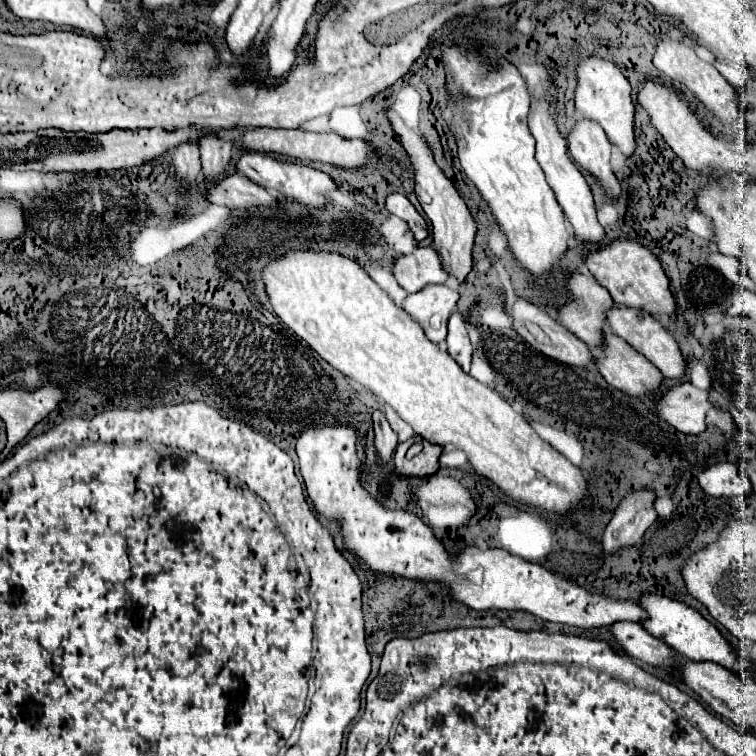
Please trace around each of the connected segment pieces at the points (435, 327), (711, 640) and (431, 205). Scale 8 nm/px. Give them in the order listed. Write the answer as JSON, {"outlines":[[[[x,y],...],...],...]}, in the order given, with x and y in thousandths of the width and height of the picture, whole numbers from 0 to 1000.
{"outlines":[[[[567,376],[552,389],[541,389],[533,410],[557,429],[570,452],[586,452],[591,444],[591,423],[604,405],[607,386],[591,381],[589,376]]],[[[848,783],[845,791],[843,791],[843,799],[848,799],[848,804],[853,804],[853,810],[856,810],[856,817],[848,820],[845,825],[861,841],[869,841],[869,847],[880,847],[880,852],[885,852],[885,857],[890,857],[898,868],[906,868],[911,873],[948,876],[948,878],[954,878],[959,884],[970,884],[970,886],[991,894],[991,889],[993,889],[991,876],[983,868],[972,865],[970,857],[951,839],[951,833],[940,823],[935,823],[919,804],[914,804],[914,802],[909,802],[903,796],[888,794],[882,788],[864,786],[864,783]]],[[[515,146],[512,153],[515,153],[517,164],[520,164],[520,172],[522,172],[525,183],[530,185],[533,196],[538,198],[538,204],[544,206],[544,214],[549,220],[549,257],[552,257],[552,265],[560,272],[565,288],[570,291],[570,299],[573,299],[573,325],[583,336],[586,354],[597,365],[602,365],[604,373],[612,373],[615,365],[623,357],[623,333],[626,333],[626,317],[628,317],[631,296],[628,296],[618,270],[612,267],[612,262],[604,257],[602,246],[597,243],[597,238],[589,235],[586,228],[581,225],[581,220],[575,217],[573,204],[570,204],[565,188],[554,177],[549,177],[546,172],[541,172],[520,146]]]]}

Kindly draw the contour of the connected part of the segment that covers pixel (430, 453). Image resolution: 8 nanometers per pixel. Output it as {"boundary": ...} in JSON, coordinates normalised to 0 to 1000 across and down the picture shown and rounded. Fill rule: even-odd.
{"boundary":[[[544,579],[544,582],[525,590],[522,603],[520,603],[525,624],[530,624],[530,630],[544,630],[544,632],[562,632],[562,630],[575,627],[578,619],[581,619],[578,608],[581,608],[581,601],[583,601],[583,590],[578,593],[578,587],[557,585],[560,595],[549,606],[536,608],[536,601],[538,601],[538,595],[546,585],[552,585],[552,579]]]}

